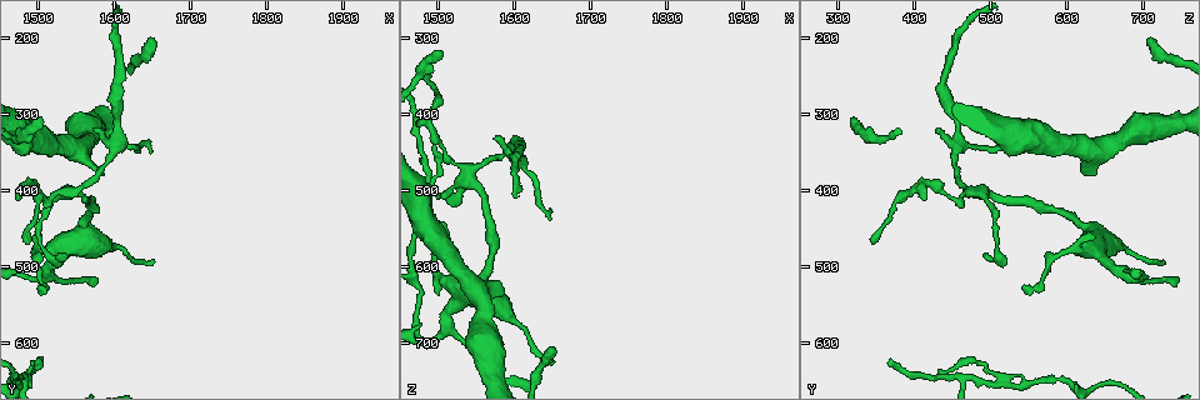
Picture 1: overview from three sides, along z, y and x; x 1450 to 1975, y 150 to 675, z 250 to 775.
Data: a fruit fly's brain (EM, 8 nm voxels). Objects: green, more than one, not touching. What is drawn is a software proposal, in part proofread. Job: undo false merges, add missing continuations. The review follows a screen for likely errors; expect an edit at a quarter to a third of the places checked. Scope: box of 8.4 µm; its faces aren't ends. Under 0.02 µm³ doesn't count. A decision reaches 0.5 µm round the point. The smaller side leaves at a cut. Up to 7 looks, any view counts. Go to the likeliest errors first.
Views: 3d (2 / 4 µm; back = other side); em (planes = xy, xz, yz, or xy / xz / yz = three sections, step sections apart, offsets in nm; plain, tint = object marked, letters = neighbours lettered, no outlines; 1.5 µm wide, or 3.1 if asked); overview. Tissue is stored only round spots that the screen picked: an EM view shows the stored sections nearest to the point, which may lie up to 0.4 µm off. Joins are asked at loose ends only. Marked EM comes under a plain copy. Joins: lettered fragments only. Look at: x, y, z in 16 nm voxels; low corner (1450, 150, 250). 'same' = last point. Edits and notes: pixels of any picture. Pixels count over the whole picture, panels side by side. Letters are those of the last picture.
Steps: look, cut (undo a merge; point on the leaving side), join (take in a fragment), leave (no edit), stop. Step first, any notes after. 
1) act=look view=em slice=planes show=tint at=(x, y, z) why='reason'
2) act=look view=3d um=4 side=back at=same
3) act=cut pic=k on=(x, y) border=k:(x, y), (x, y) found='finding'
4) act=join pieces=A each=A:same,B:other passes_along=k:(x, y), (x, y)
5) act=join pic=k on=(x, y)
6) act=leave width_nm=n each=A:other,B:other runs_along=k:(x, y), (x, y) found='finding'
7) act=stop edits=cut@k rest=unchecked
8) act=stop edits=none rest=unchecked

act=look view=em slice=planes show=tint at=(1495, 640, 435) why='free end'

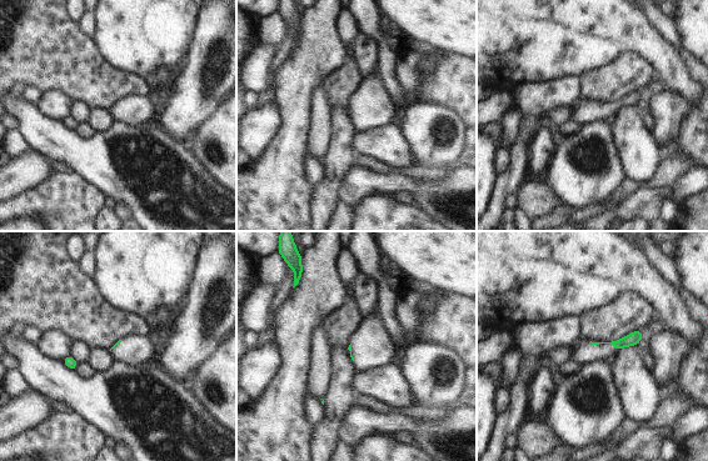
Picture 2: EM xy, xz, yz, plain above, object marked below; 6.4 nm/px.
act=look view=em slice=planes show=letters at=same

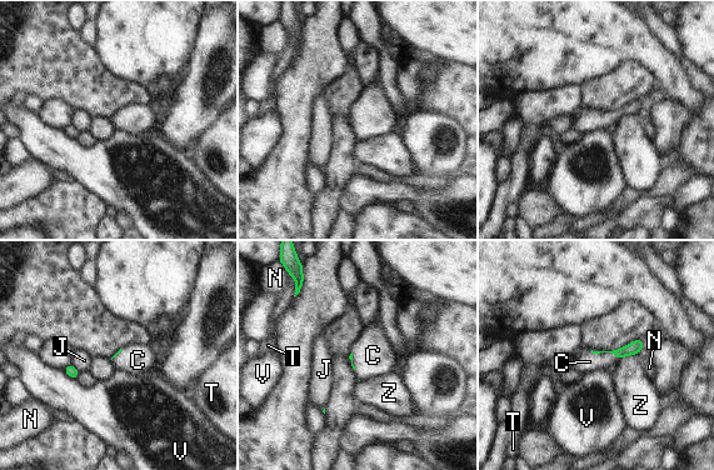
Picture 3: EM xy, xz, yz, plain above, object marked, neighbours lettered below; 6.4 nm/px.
act=join pieces=C each=C:same,J:other,N:other,T:other,V:other,Z:other passes_along=3:(634, 348), (604, 351), (589, 361) found='the cell continues'

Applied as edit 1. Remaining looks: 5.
act=look view=overview

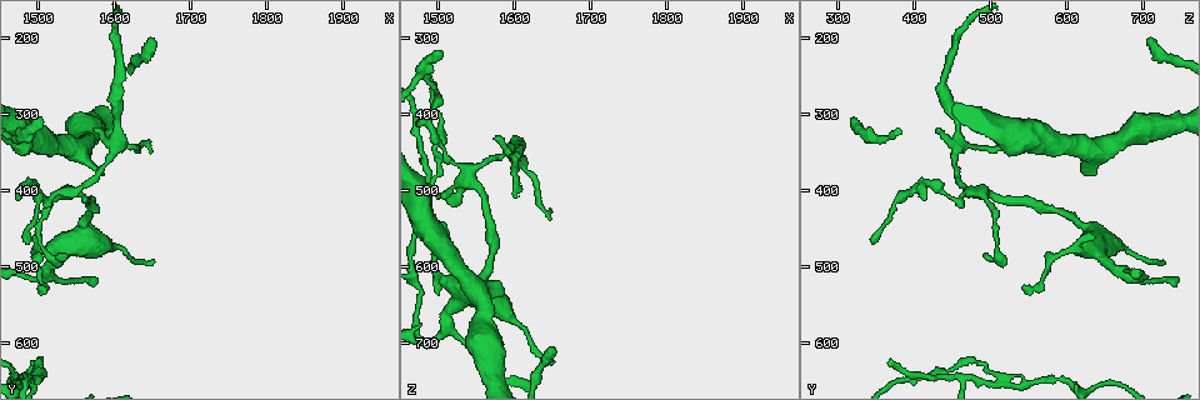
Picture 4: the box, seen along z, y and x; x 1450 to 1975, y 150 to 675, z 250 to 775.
act=look view=3d um=4 at=(1485, 470, 345) why='thin end'

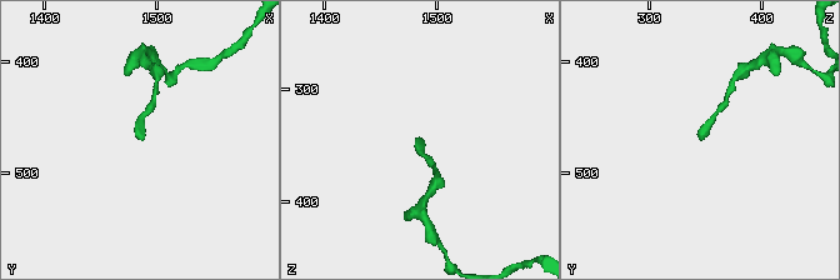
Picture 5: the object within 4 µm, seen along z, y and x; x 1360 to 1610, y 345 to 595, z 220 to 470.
act=look view=em slice=planes show=letters at=(1488, 468, 346) why='shape alone is not enough'

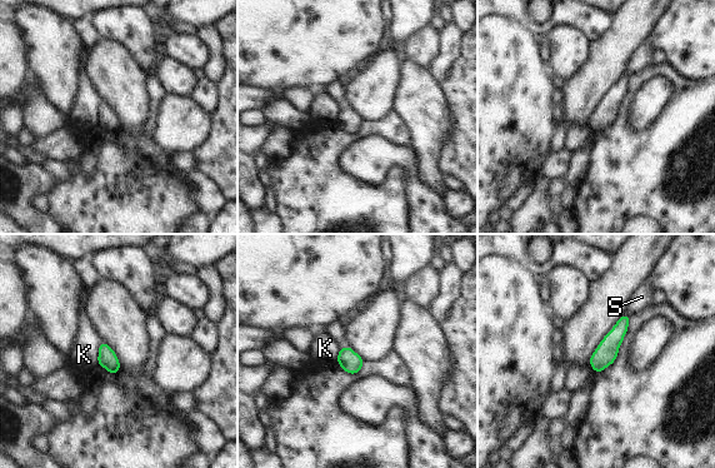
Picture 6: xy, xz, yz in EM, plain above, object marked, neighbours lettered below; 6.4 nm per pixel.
act=leave each=K:other,S:other runs_along=6:(624, 318), (598, 368) found='none of them fits'

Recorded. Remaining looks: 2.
act=look view=em slice=planes show=tint at=(1515, 500, 660) why='sudden change in width'

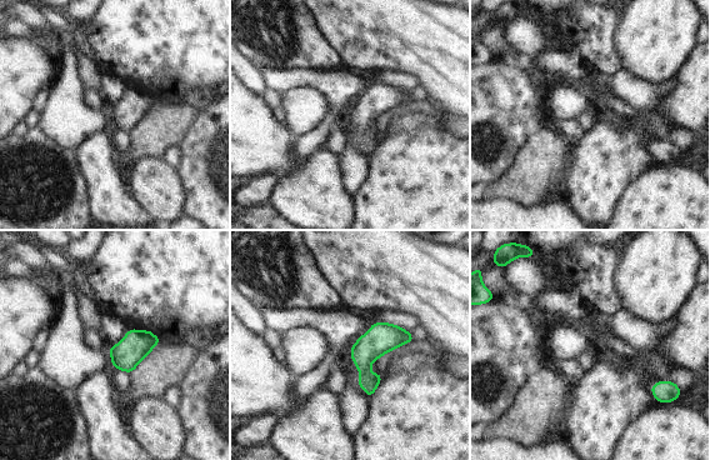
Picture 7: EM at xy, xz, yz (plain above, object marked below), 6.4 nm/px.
act=look view=em slice=planes show=letters at=same

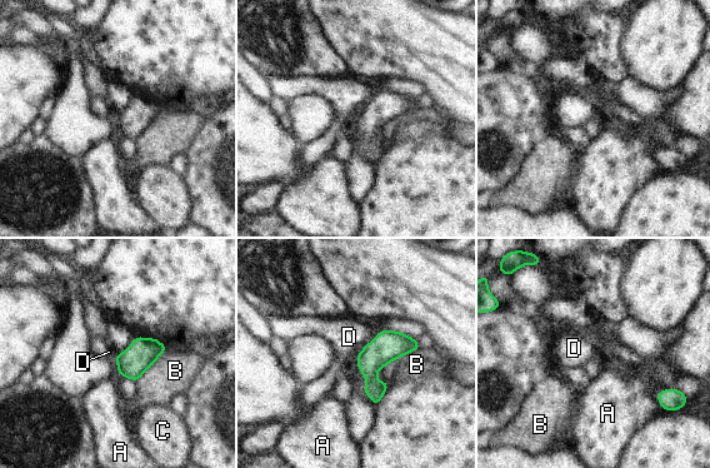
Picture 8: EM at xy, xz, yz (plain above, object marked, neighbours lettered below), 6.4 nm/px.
act=leave width_nm=190 each=A:other,B:other,C:other,D:other found='one cell here'

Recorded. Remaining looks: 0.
act=stop edits=join@3 rest=unchecked

